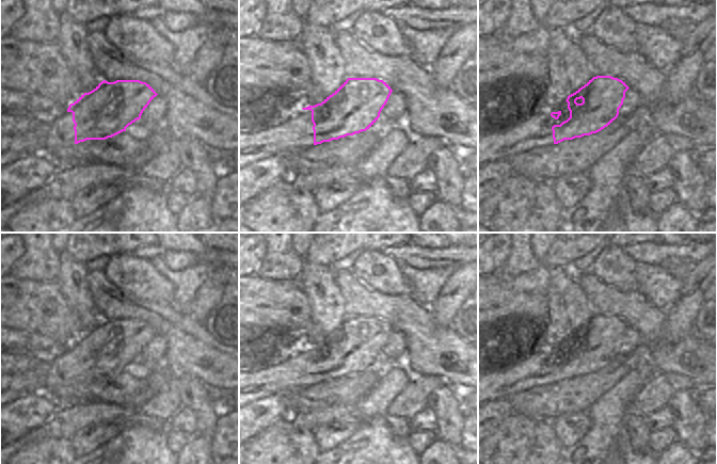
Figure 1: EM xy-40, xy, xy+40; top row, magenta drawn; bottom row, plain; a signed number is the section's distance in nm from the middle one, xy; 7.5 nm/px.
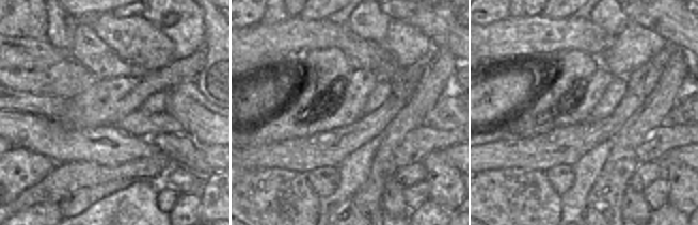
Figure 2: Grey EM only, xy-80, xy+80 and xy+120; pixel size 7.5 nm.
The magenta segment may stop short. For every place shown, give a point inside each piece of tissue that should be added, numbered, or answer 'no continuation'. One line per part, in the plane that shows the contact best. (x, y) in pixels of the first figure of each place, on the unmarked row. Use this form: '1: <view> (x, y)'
1: xy (291, 368)

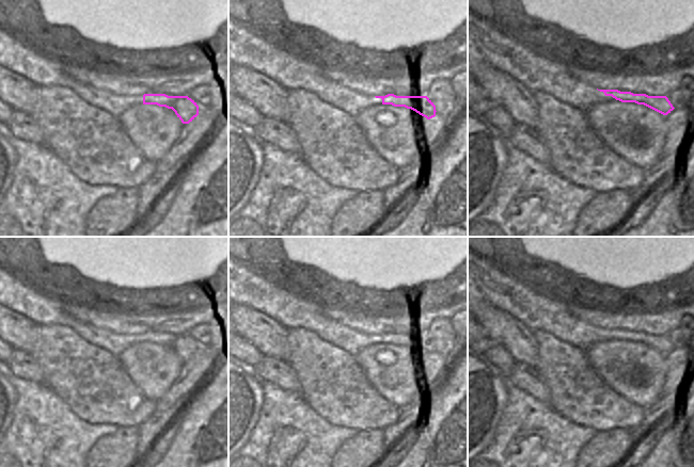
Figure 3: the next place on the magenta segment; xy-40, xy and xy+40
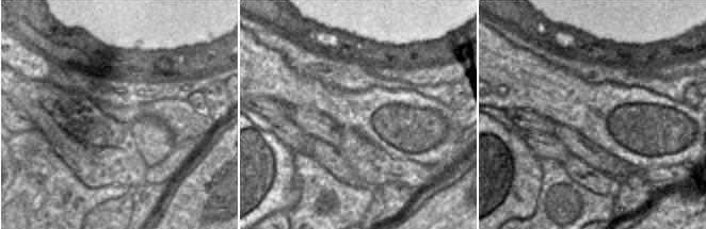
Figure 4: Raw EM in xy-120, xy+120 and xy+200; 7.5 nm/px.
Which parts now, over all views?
no continuation

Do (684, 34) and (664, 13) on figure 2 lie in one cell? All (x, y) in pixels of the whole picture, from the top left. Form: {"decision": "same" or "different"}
{"decision": "same"}

